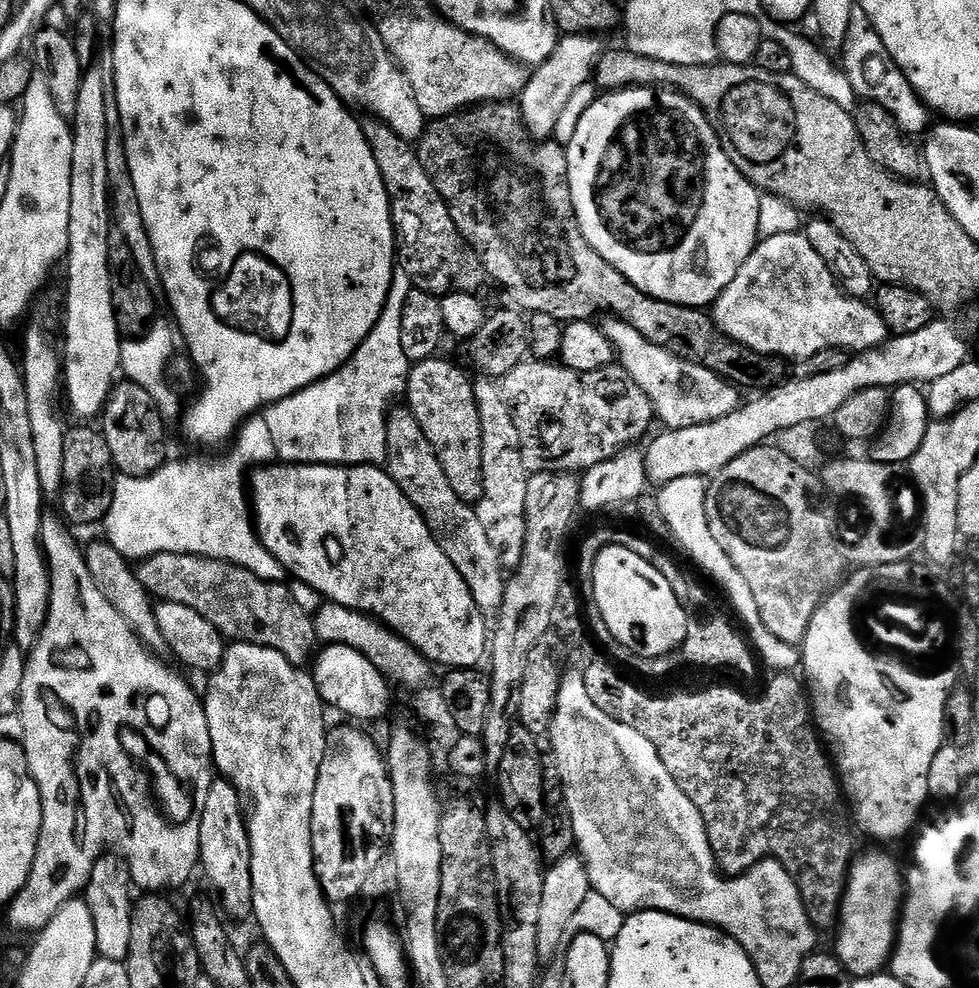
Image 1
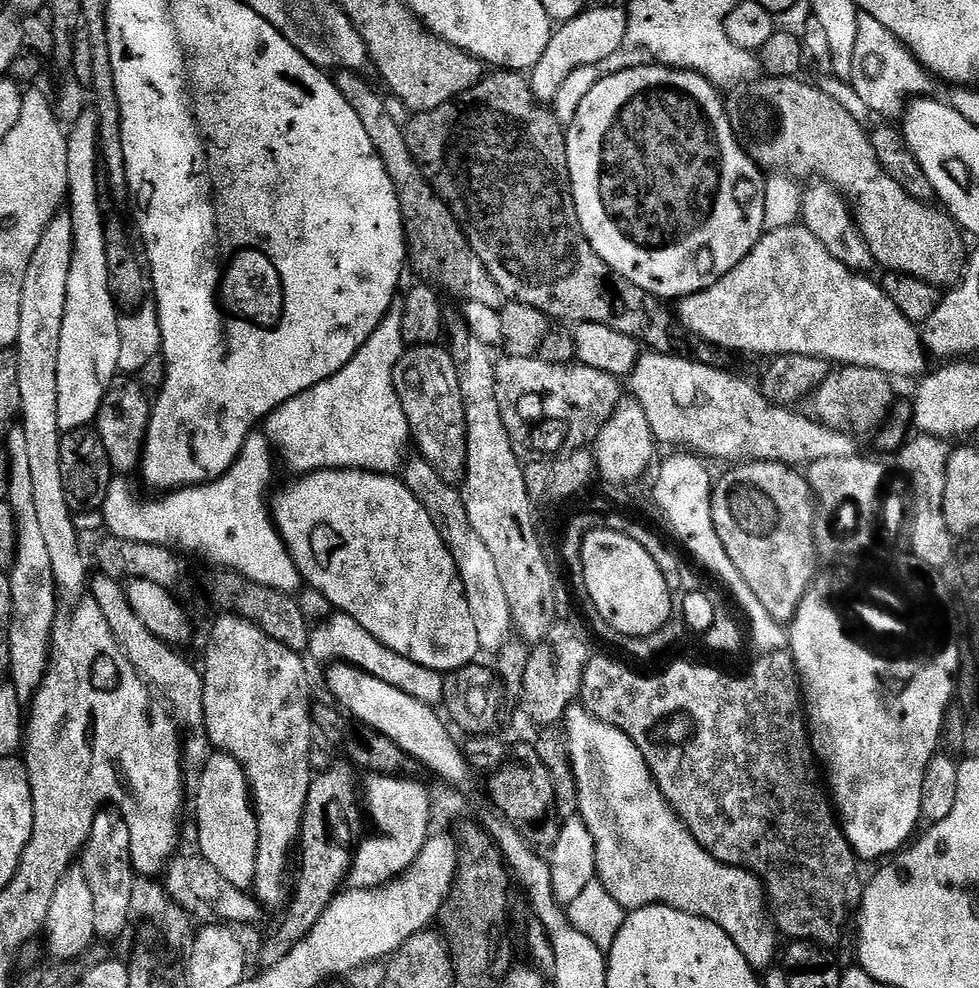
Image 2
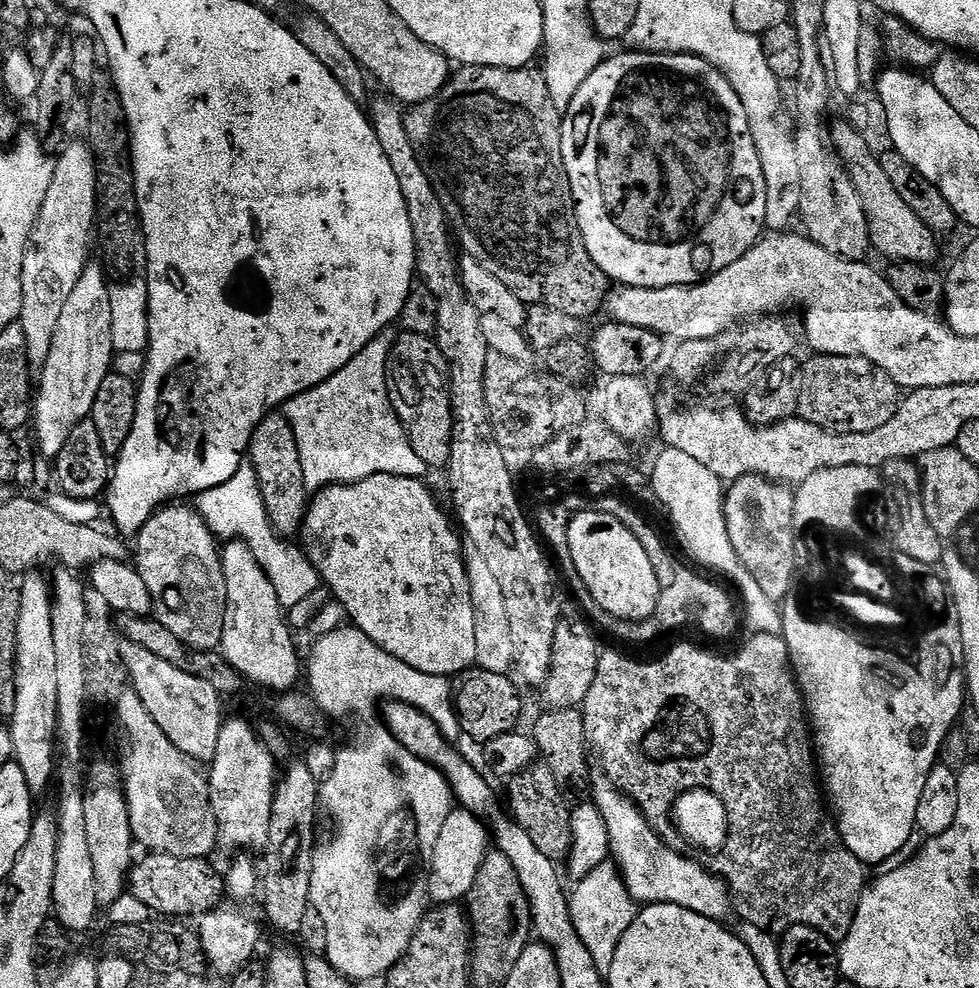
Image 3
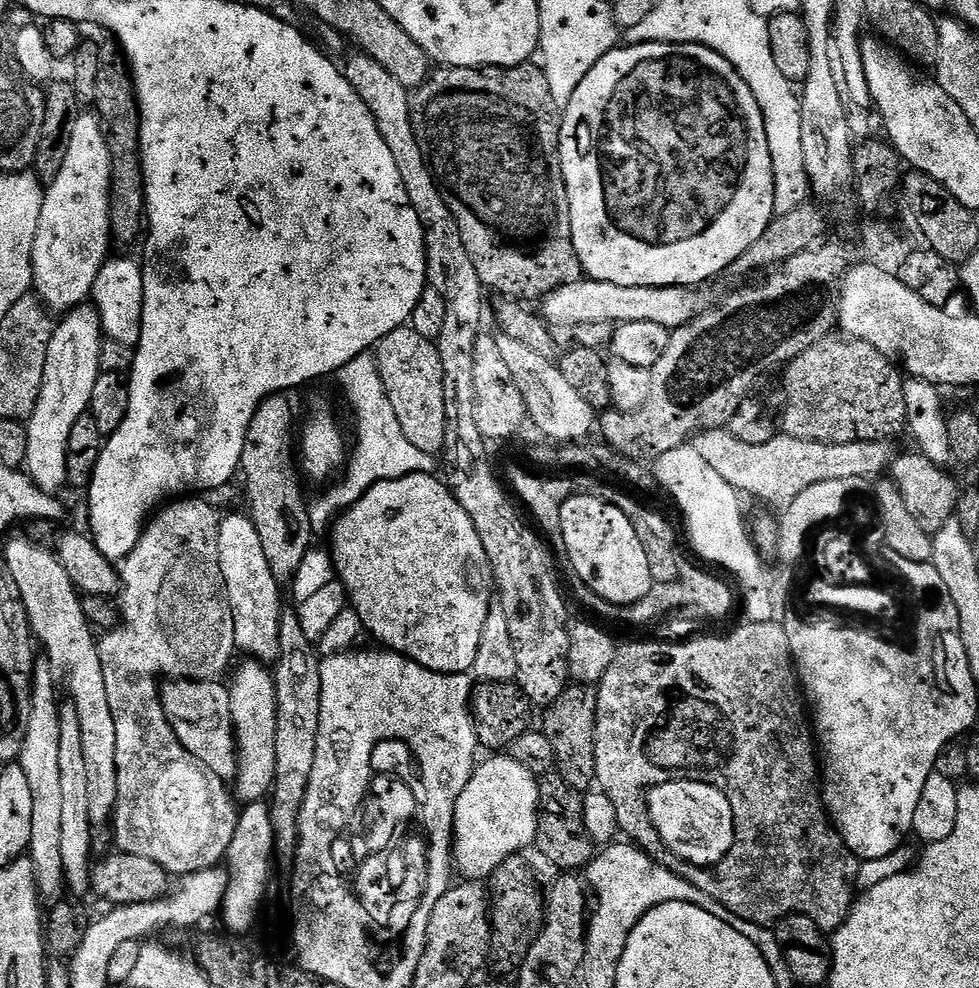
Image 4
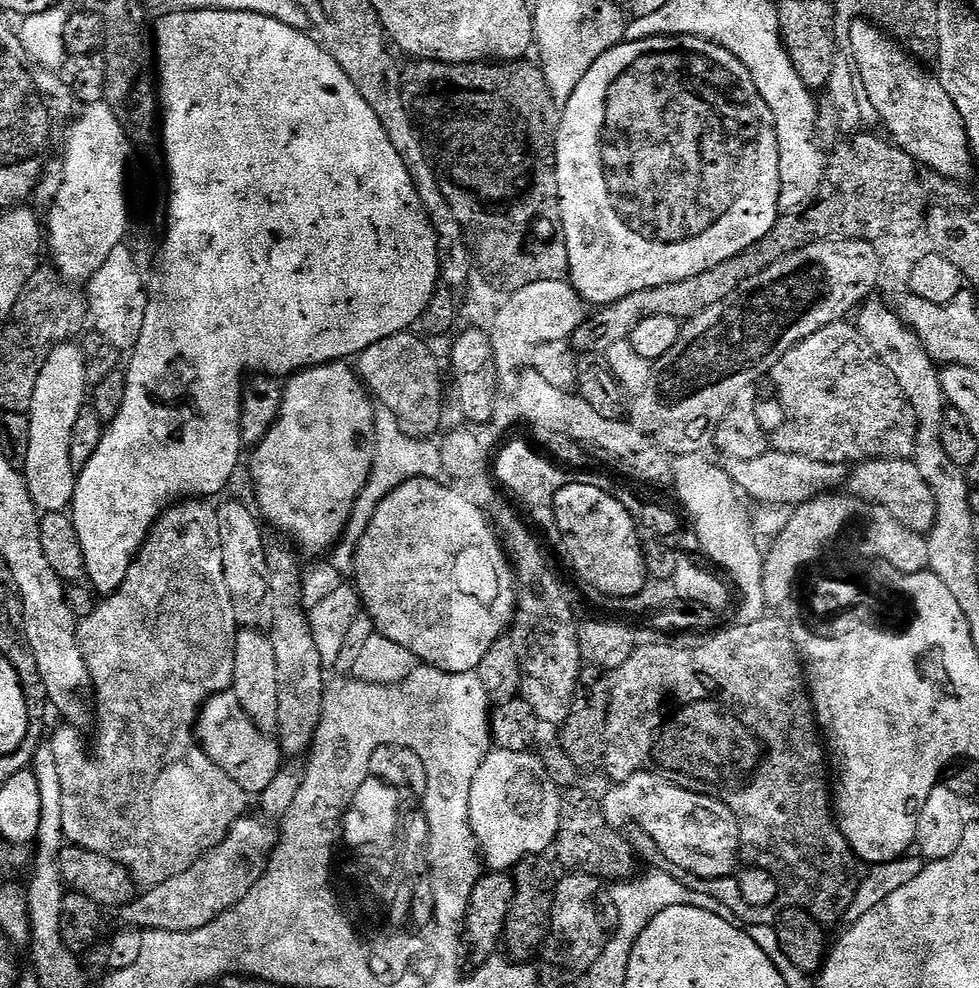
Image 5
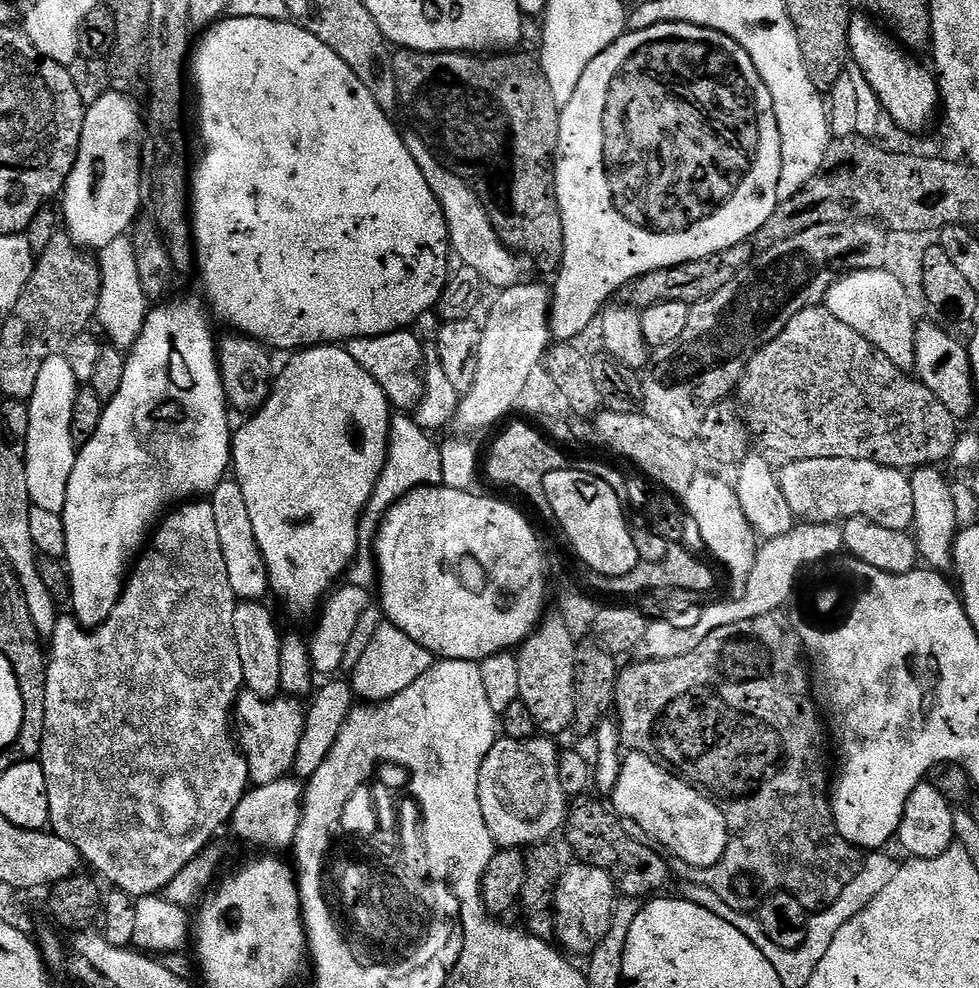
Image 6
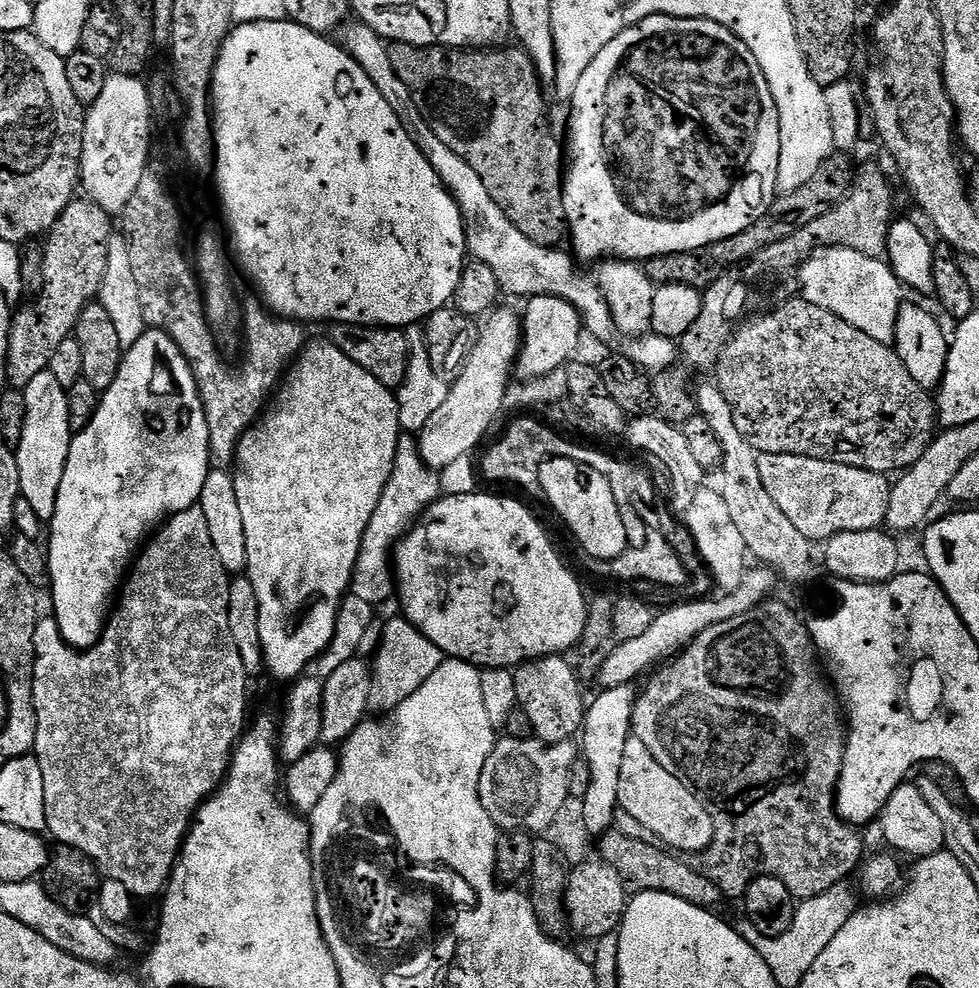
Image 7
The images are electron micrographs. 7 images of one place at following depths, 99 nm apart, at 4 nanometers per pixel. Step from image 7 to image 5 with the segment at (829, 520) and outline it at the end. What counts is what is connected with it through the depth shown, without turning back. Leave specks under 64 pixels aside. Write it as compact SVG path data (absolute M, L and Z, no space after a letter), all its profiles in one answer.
M881 458L878 460L865 460L857 463L856 468L851 469L847 477L847 491L855 496L863 497L867 501L886 506L902 526L910 530L924 534L932 527L934 518L934 501L932 491L918 474L915 463L911 459L905 458Z

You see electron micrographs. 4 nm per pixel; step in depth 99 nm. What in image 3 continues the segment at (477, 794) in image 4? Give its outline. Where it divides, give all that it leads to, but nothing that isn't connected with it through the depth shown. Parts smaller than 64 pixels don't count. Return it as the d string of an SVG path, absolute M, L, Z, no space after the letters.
M457 807L446 818L438 846L434 848L432 874L428 877L428 895L433 905L463 901L478 878L478 870L490 850L490 832L485 821L467 809Z

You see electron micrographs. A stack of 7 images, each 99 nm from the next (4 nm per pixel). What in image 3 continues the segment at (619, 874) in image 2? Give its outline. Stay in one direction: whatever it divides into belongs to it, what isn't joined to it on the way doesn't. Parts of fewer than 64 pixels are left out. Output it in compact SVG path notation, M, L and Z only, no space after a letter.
M600 778L596 784L596 797L594 803L601 812L609 830L609 846L611 859L620 870L624 878L624 884L630 890L630 894L641 905L649 904L673 904L682 906L694 914L702 914L711 920L727 921L727 916L734 912L734 899L729 892L728 885L715 871L707 872L702 865L690 857L684 856L683 851L676 851L666 844L662 838L648 824L644 813L640 811L635 800L621 792L611 780Z

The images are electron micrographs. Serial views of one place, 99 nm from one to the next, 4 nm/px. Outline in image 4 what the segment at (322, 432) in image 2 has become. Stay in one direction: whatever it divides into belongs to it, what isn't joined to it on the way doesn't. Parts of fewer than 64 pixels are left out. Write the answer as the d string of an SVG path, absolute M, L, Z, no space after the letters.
M371 351L346 362L346 366L338 373L338 379L340 379L340 388L348 399L348 408L356 419L356 448L354 444L347 457L346 471L335 483L328 486L333 488L326 489L316 501L313 499L309 503L310 522L316 530L324 527L327 529L337 514L353 508L364 497L366 490L370 490L378 482L397 480L415 472L432 474L438 468L437 457L428 456L422 450L418 450L418 446L412 445L407 440L406 434L402 434L402 426L398 426L394 406L390 406L386 386L378 374L376 358Z

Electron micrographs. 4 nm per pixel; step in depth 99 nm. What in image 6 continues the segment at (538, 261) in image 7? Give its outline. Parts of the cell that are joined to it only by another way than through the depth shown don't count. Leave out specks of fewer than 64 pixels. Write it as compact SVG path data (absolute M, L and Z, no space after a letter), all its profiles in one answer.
M412 130L412 133L407 133L404 136L404 141L414 162L418 162L426 182L430 182L430 190L434 190L434 194L442 206L444 217L448 223L450 248L455 259L457 256L461 265L475 269L485 285L491 289L494 287L495 290L503 290L527 283L535 268L533 261L505 247L500 241L500 236L476 191L465 180L458 178L458 174L454 174L444 167L440 157L432 151L428 141L419 131Z

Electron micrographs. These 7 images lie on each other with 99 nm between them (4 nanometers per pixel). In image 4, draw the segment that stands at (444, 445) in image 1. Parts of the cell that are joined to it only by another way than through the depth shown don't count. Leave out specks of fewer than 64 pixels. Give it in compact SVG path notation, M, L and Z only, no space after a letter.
M405 326L386 334L374 349L376 369L386 386L386 394L390 398L390 406L394 406L394 414L398 418L398 426L402 426L402 434L412 445L418 446L428 456L439 457L446 442L446 398L444 397L444 371L442 358L433 341L418 334L418 331Z

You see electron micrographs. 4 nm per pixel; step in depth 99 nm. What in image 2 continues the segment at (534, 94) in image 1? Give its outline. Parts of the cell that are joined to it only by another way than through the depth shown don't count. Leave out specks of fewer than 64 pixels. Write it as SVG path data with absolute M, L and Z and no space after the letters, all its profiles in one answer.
M585 7L583 12L579 12L572 20L568 20L565 24L559 25L553 31L550 42L543 52L542 58L538 58L538 62L530 69L530 83L532 93L536 95L537 100L541 104L548 106L555 101L558 90L562 88L562 82L566 82L566 78L578 70L582 66L603 65L603 60L608 60L615 54L619 48L625 47L624 39L626 38L626 30L628 29L628 14L623 7L621 8L592 8Z

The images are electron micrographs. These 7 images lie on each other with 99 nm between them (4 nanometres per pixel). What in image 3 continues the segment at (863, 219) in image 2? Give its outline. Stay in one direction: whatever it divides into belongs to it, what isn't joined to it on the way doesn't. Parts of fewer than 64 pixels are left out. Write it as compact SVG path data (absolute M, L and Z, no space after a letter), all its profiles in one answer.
M851 122L833 123L830 128L830 143L854 182L858 198L862 198L862 210L866 210L873 249L889 256L889 261L892 262L931 265L936 256L937 233L931 232L926 222L922 222L922 218L918 218L918 214L914 214L914 210L910 210L910 206L906 206L906 202L898 198L898 190L894 190L890 178L886 178L886 170L882 170L879 155L872 152L870 146L866 146L866 138L862 138L862 134Z

